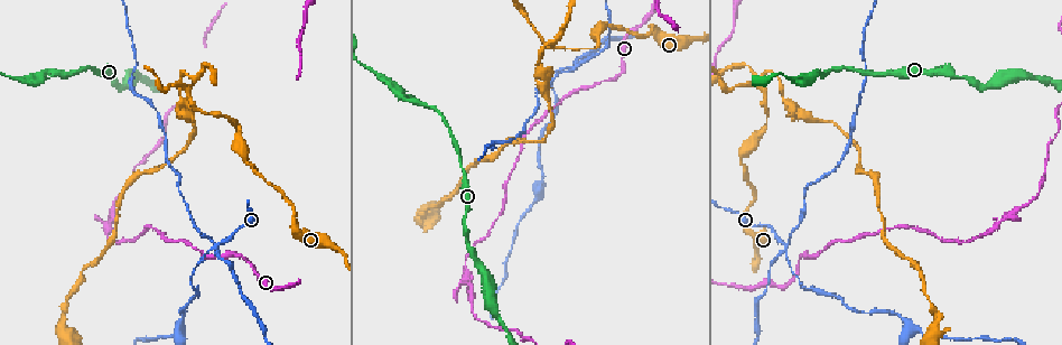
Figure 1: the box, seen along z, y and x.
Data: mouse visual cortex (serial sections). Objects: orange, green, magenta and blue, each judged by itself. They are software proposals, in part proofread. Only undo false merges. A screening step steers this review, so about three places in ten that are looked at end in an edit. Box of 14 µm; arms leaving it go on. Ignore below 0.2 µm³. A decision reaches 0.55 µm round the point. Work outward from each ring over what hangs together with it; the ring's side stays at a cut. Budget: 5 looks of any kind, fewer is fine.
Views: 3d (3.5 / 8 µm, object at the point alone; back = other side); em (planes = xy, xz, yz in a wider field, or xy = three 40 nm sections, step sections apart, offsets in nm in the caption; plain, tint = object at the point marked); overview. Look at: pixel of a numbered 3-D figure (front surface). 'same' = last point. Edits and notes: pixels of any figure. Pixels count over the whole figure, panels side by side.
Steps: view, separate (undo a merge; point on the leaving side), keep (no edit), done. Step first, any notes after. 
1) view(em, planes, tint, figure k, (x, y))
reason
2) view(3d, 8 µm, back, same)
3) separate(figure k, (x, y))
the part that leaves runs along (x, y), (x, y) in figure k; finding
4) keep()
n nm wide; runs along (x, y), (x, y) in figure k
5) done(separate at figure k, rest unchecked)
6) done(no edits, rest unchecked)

view(3d, 3.5 µm, figure 1, (467, 285))

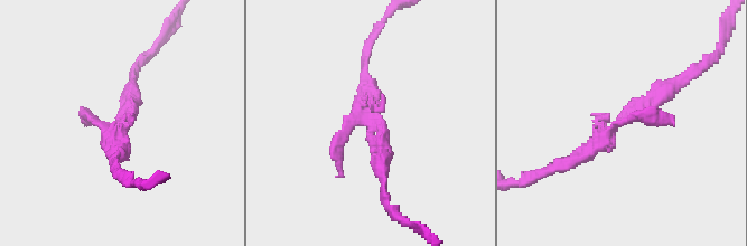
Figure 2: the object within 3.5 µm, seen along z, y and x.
view(em, xy, step 3, tint, figure 2, (372, 121))
need the tissue

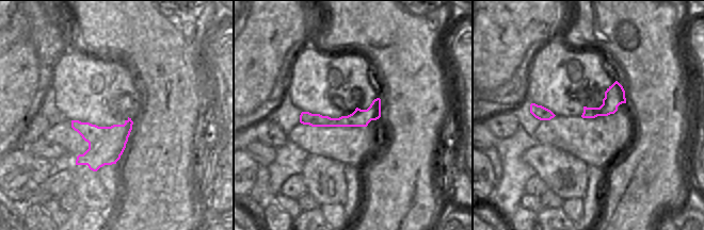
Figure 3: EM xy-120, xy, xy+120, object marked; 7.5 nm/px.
keep()
130 nm wide; runs along (378, 101), (352, 120), (302, 117) in figure 3; one cell here

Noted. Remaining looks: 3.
view(3d, 3.5 µm, figure 1, (766, 120))
abrupt turn

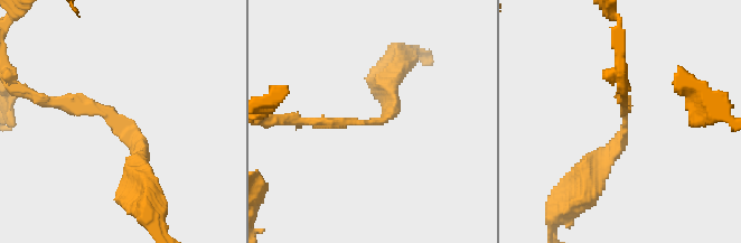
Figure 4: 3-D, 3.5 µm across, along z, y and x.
keep()
arms of 150, 200 nm; runs along (135, 166), (143, 152), (99, 111), (36, 100) in figure 4; all the same cell

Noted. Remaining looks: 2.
done(no edits, rest unchecked)

